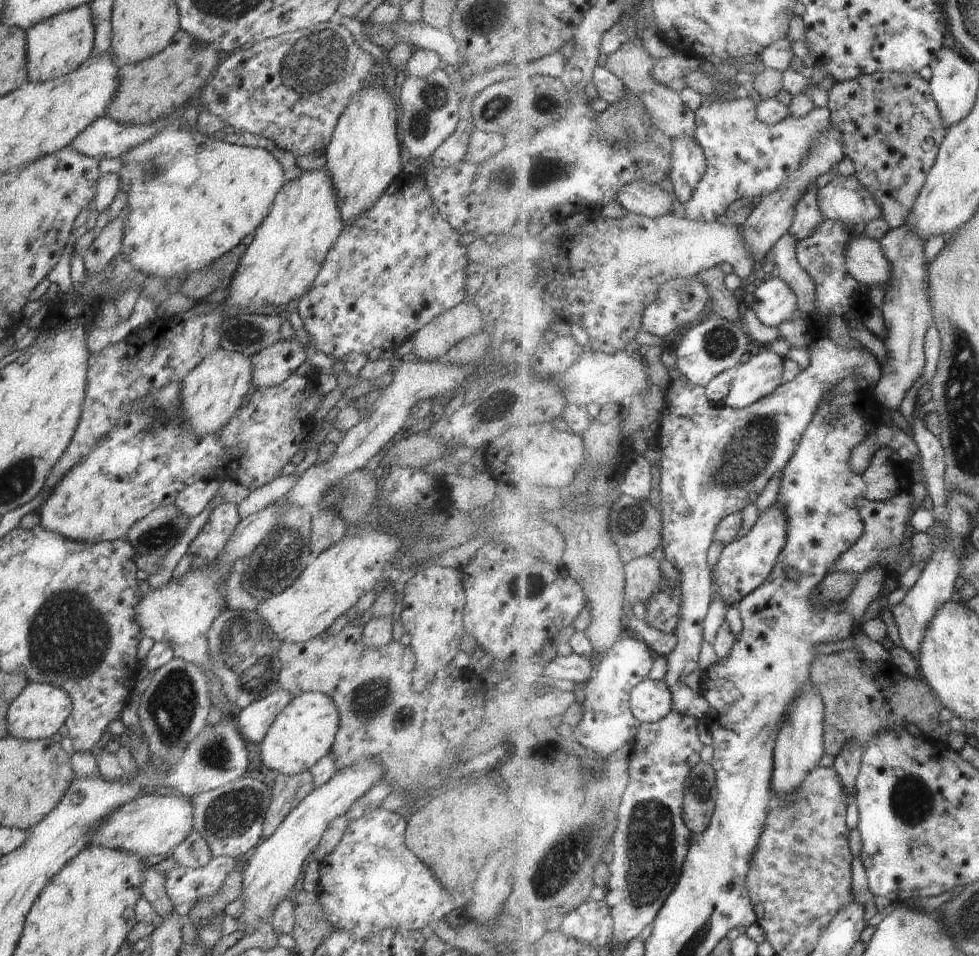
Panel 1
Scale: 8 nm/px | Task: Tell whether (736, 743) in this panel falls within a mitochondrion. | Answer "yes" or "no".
no

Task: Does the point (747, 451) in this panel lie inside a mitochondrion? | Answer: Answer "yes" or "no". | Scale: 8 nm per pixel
yes

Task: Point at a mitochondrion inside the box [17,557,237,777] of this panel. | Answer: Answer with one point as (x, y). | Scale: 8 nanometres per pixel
(69, 638)

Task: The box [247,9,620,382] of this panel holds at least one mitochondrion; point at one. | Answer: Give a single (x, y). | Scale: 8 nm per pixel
(315, 62)

